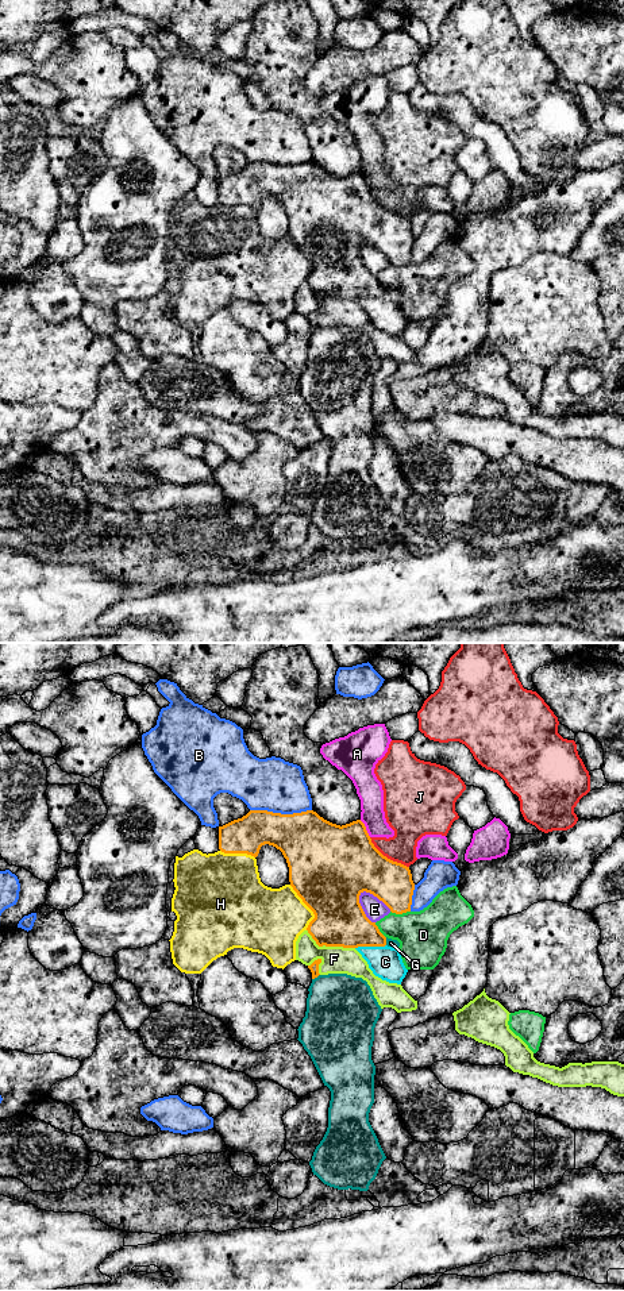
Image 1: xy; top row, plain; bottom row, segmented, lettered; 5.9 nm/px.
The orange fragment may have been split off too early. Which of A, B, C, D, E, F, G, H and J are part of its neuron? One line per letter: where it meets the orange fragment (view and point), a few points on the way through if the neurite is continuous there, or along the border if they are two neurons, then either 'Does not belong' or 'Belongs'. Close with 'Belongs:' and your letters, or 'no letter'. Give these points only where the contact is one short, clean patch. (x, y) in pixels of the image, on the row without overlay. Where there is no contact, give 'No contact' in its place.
A: Touches orange at xy (365, 180). Does not belong
B: Touches orange at xy (280, 165). Does not belong
C: Touches orange at xy (370, 297). Does not belong
D: Touches orange at xy (400, 265). Does not belong
E: Touches orange at xy (376, 247). Does not belong
F: Touches orange at xy (328, 297). Boundary: xy (307, 281), (319, 297), (354, 300). Does not belong
G: Touches orange at xy (315, 328). Belongs
H: Touches orange at xy (308, 258). Does not belong
J: Touches orange at xy (386, 209). Does not belong
Belongs: G

